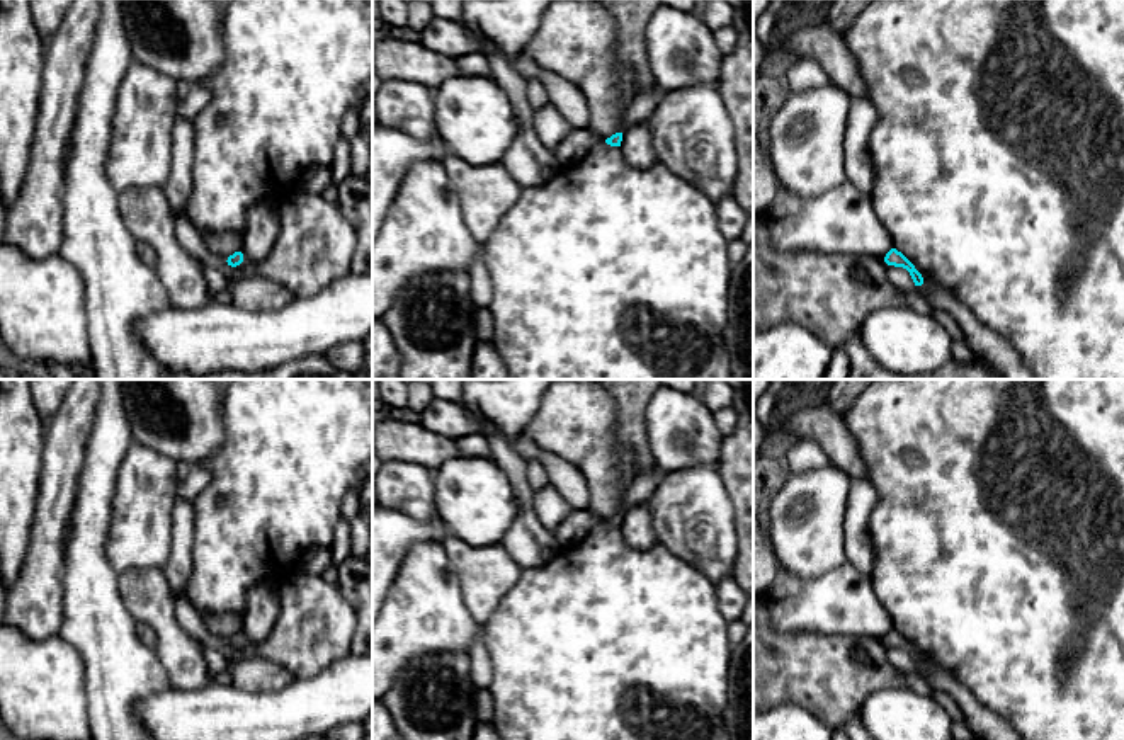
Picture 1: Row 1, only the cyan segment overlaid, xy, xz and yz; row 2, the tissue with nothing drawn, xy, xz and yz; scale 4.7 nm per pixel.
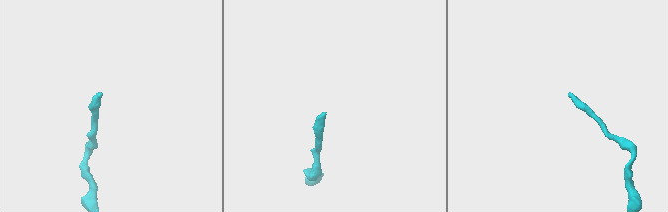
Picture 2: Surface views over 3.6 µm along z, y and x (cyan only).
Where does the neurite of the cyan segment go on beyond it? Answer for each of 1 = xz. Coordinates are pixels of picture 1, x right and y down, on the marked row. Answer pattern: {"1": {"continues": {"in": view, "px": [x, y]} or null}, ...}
{"1": {"continues": null}}

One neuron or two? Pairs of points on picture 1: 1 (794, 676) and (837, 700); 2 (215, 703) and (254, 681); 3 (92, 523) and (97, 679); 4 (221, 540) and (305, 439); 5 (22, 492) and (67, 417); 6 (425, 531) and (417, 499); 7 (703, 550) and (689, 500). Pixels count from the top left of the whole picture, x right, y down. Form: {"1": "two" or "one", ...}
{"1": "one", "2": "two", "3": "one", "4": "one", "5": "two", "6": "two", "7": "one"}

